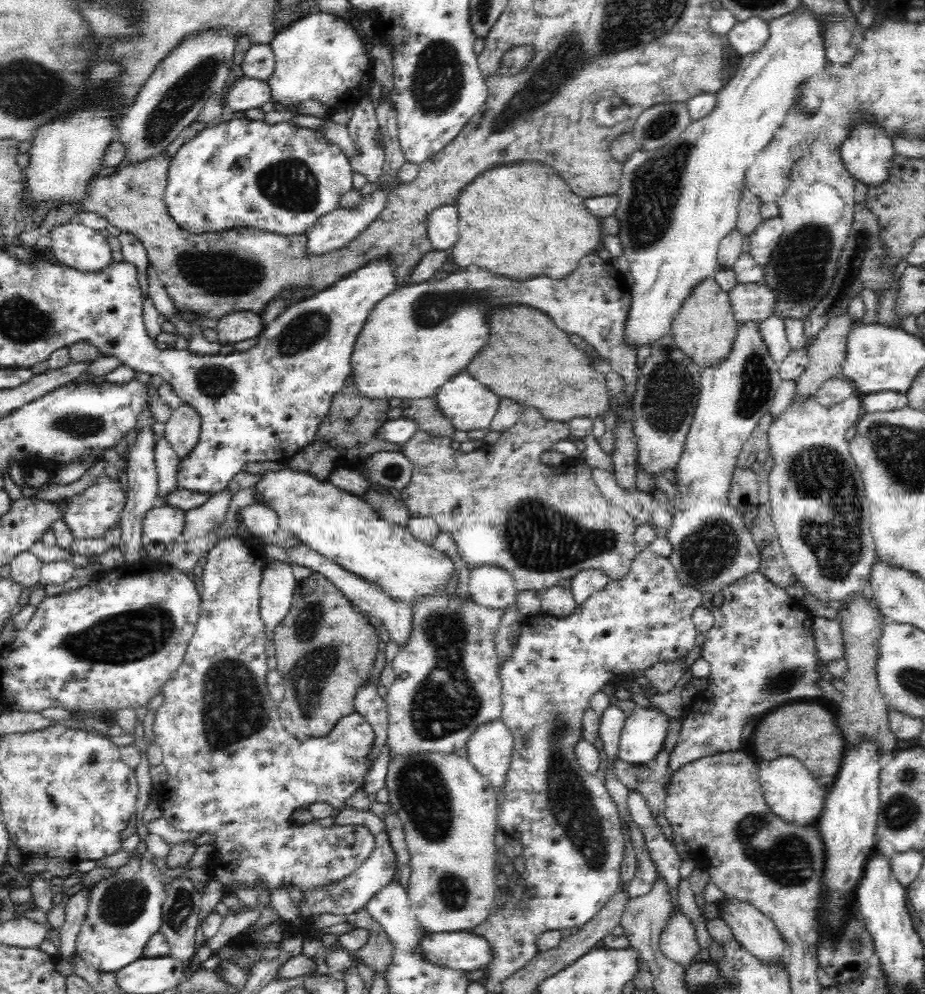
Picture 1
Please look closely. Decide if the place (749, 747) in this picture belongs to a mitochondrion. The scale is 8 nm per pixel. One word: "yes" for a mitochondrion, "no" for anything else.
no

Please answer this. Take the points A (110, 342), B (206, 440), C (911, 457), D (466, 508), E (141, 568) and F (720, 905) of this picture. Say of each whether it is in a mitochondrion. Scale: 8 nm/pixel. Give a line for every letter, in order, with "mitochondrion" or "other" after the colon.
A: mitochondrion
B: other
C: mitochondrion
D: other
E: other
F: other

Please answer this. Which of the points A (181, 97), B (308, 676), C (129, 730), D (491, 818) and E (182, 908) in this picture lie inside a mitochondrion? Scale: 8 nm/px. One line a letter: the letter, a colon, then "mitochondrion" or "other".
A: mitochondrion
B: mitochondrion
C: other
D: other
E: mitochondrion

